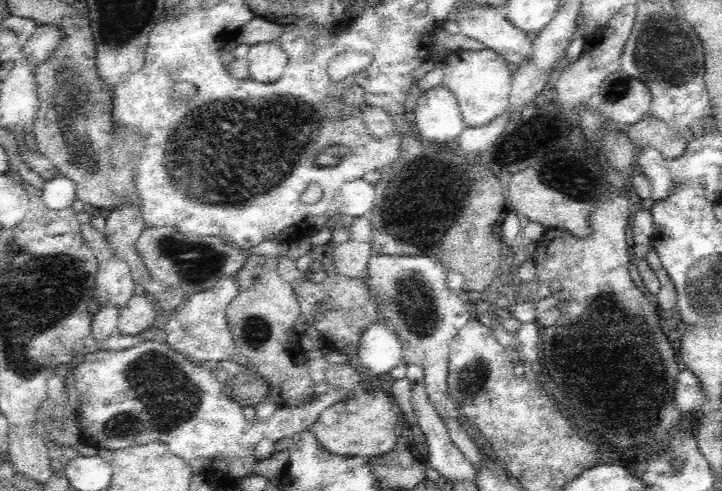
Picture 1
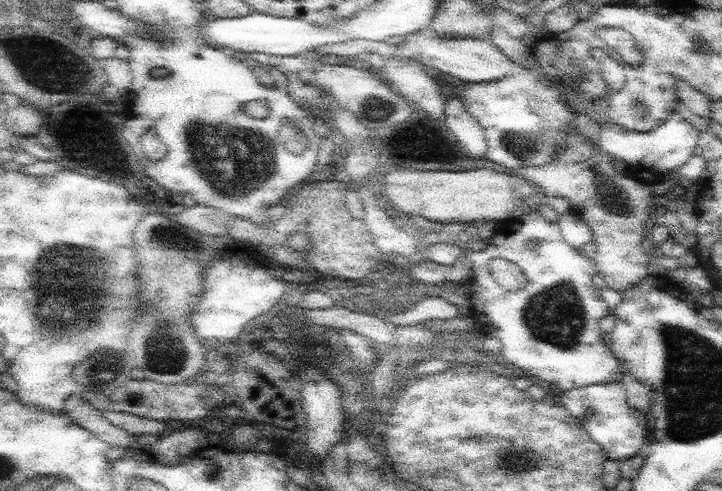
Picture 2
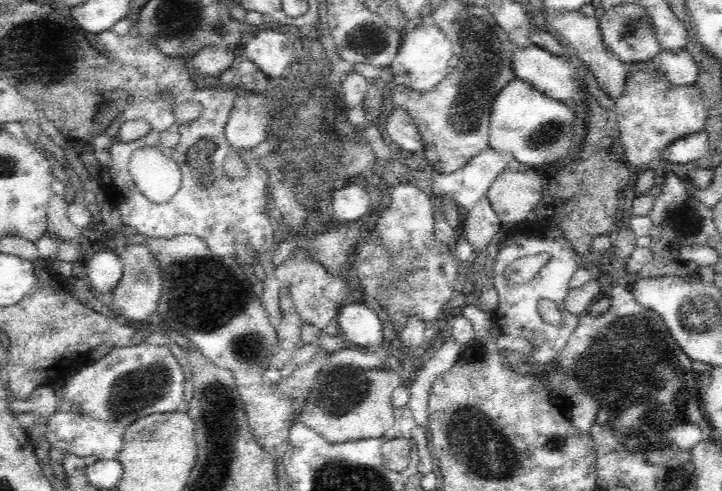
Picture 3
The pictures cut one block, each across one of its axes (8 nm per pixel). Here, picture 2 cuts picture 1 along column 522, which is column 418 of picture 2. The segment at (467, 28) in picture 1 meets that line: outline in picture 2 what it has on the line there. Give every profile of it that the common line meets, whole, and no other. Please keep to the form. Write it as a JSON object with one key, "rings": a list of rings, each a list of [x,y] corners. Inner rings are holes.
{"rings":[[[431,27],[406,36],[402,44],[390,45],[387,42],[350,40],[319,46],[312,53],[313,56],[354,56],[354,58],[368,57],[372,53],[377,53],[384,58],[390,55],[408,57],[417,60],[428,70],[457,82],[494,82],[514,73],[517,69],[517,66],[514,66],[515,63],[503,54],[496,44],[492,44],[491,40],[440,38]]]}

